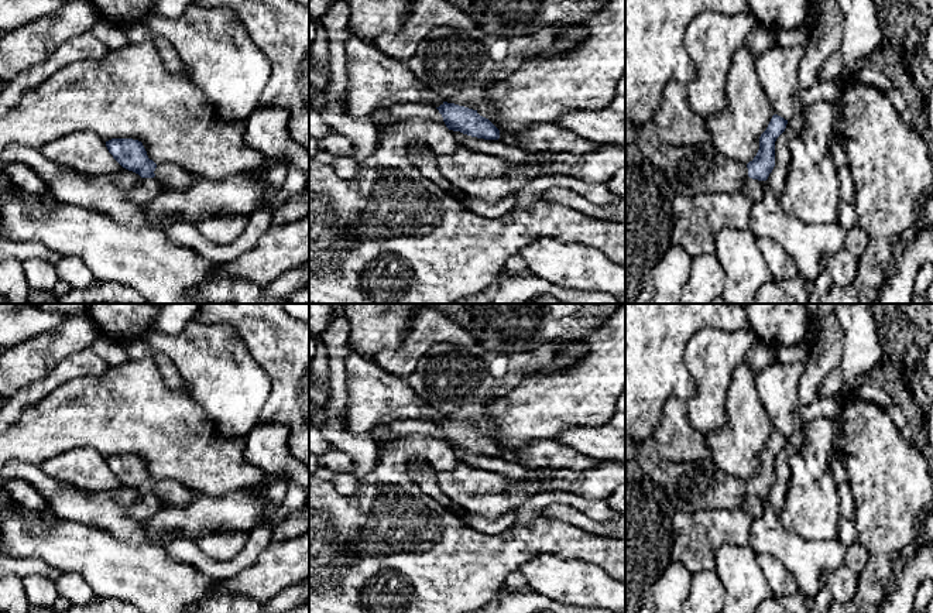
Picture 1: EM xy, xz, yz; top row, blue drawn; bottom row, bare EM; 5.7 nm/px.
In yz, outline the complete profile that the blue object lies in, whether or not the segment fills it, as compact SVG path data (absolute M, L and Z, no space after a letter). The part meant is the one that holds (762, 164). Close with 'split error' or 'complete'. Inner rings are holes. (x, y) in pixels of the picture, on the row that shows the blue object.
M774 114L766 130L759 137L759 150L748 164L734 161L718 153L711 141L700 145L662 144L668 158L676 194L697 196L702 194L740 192L750 177L766 181L775 167L775 141L785 131L788 120Z | split error

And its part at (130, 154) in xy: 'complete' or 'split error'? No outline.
split error

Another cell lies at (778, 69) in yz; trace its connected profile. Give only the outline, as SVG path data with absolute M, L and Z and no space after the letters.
M776 45L758 55L755 68L758 78L772 105L774 113L790 120L799 114L797 96L806 90L799 82L799 65L803 47Z

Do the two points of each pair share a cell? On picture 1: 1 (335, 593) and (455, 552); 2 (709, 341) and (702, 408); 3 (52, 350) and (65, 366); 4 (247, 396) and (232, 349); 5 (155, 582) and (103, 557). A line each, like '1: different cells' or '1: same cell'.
1: same cell
2: same cell
3: different cells
4: same cell
5: same cell

